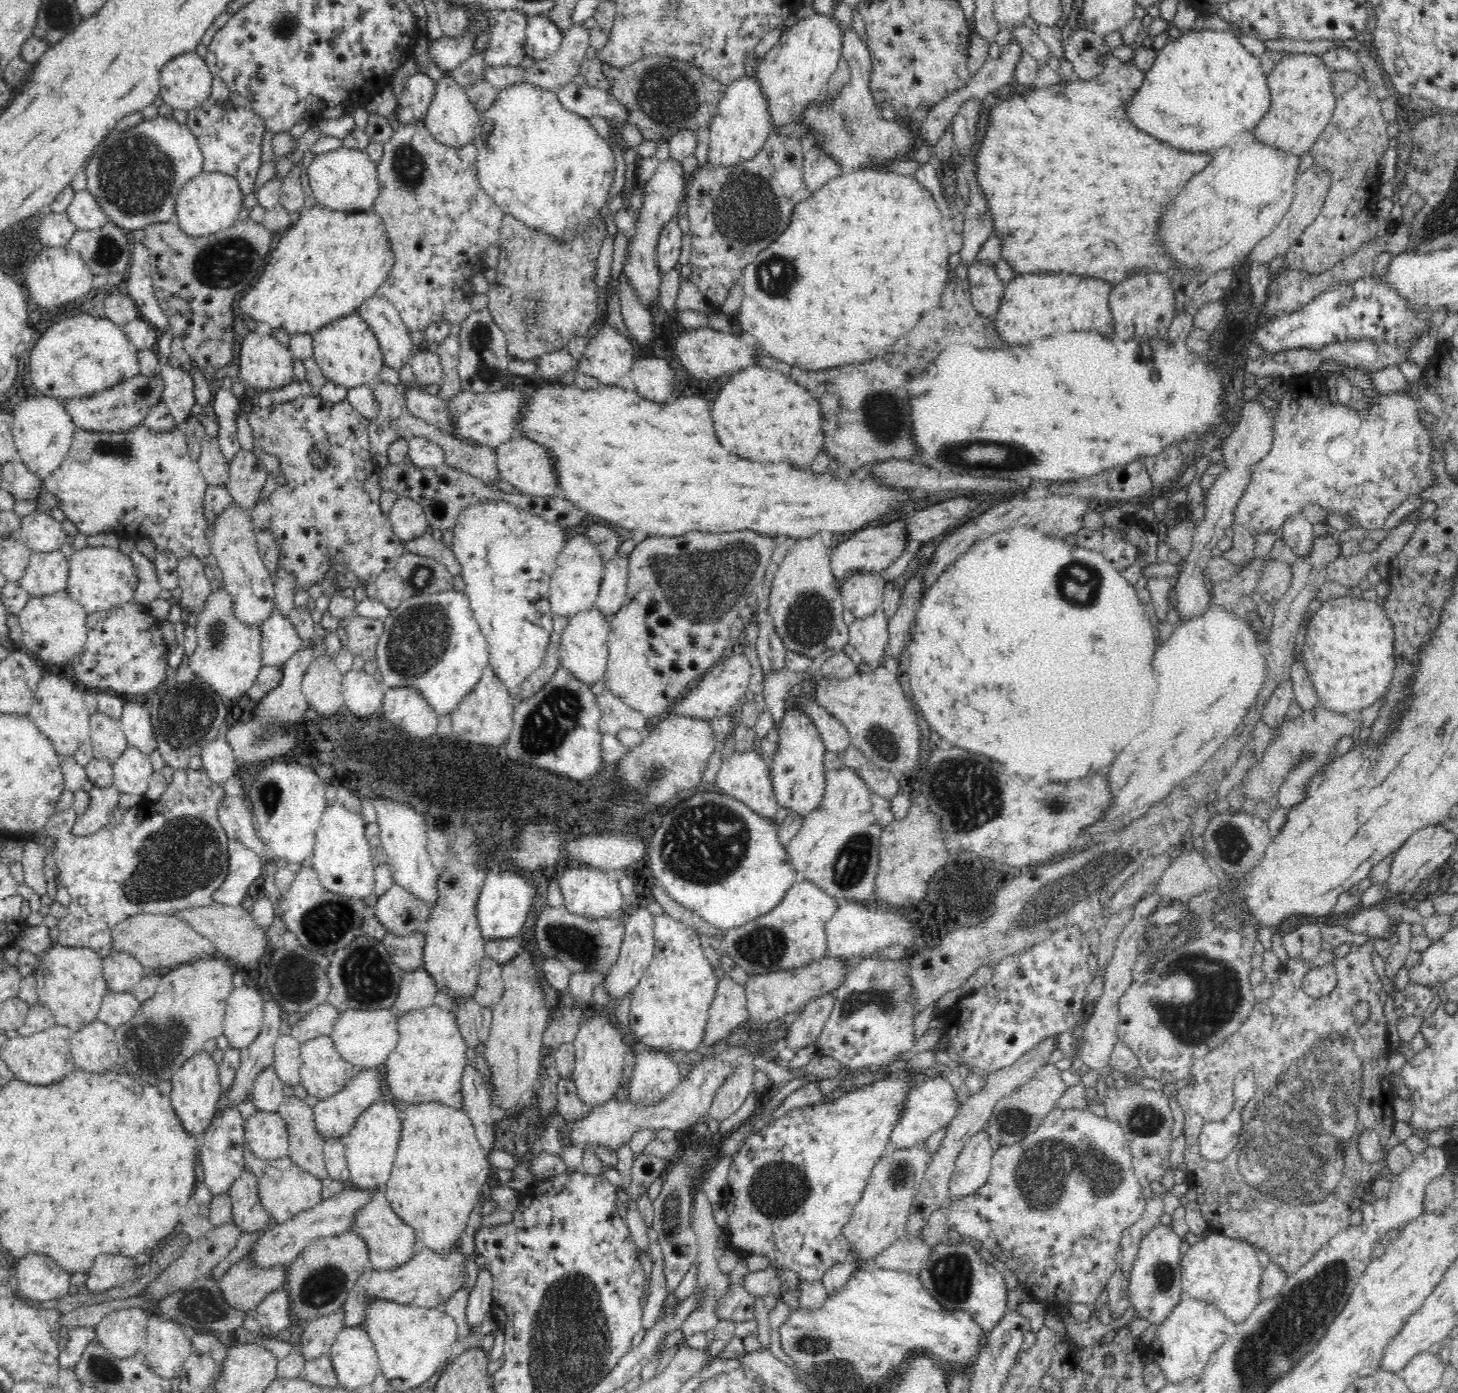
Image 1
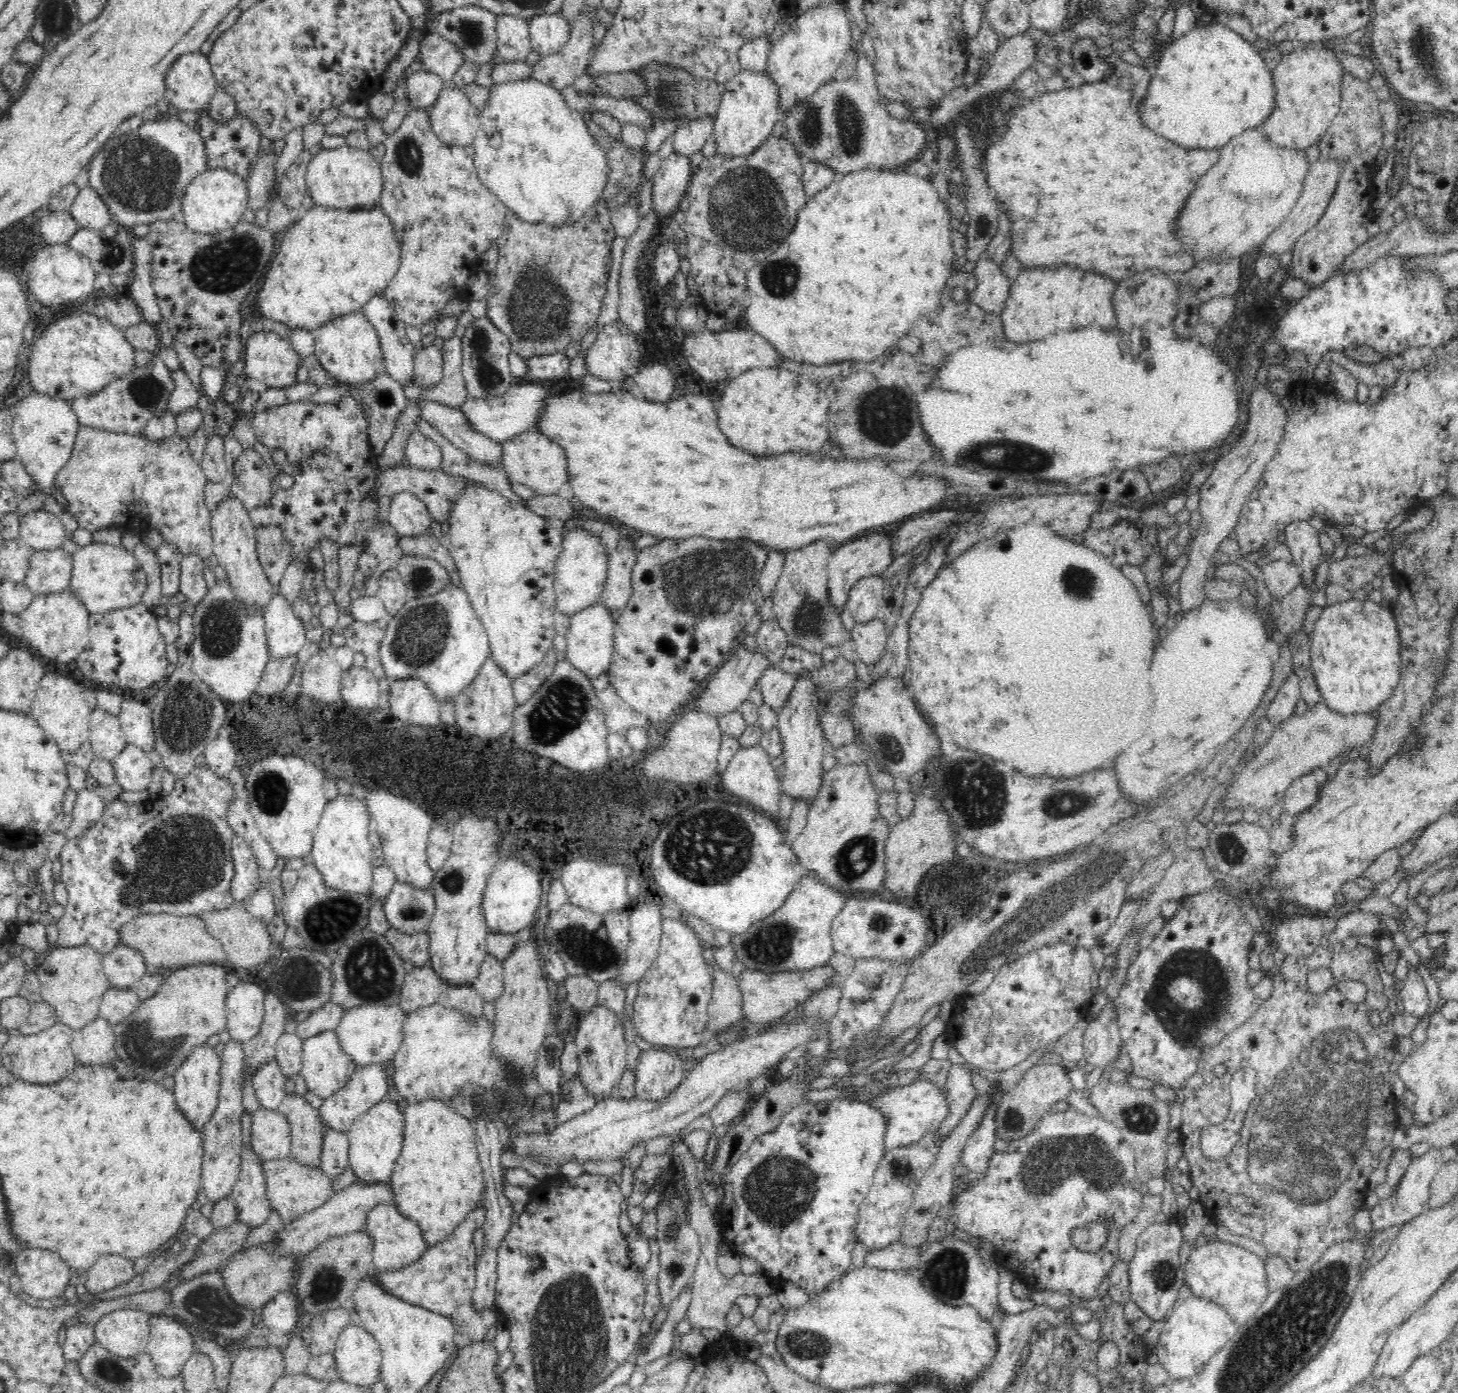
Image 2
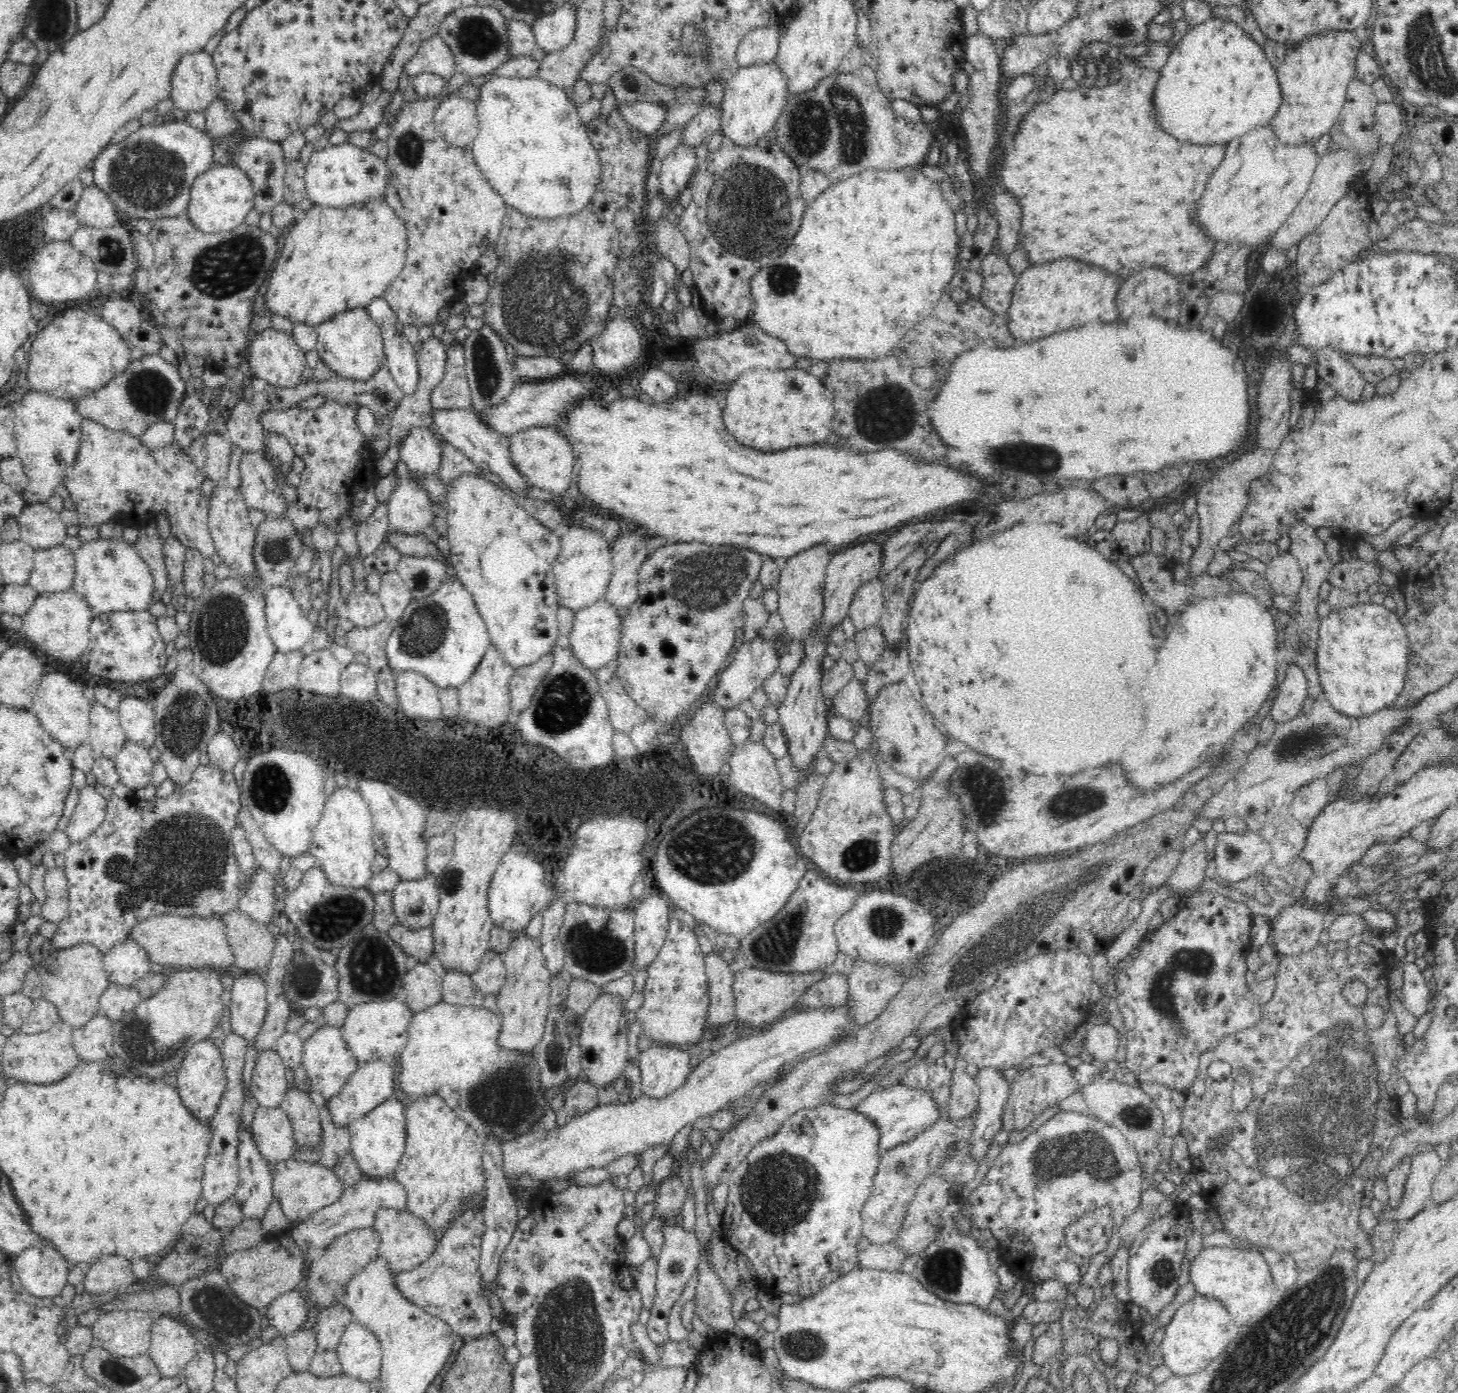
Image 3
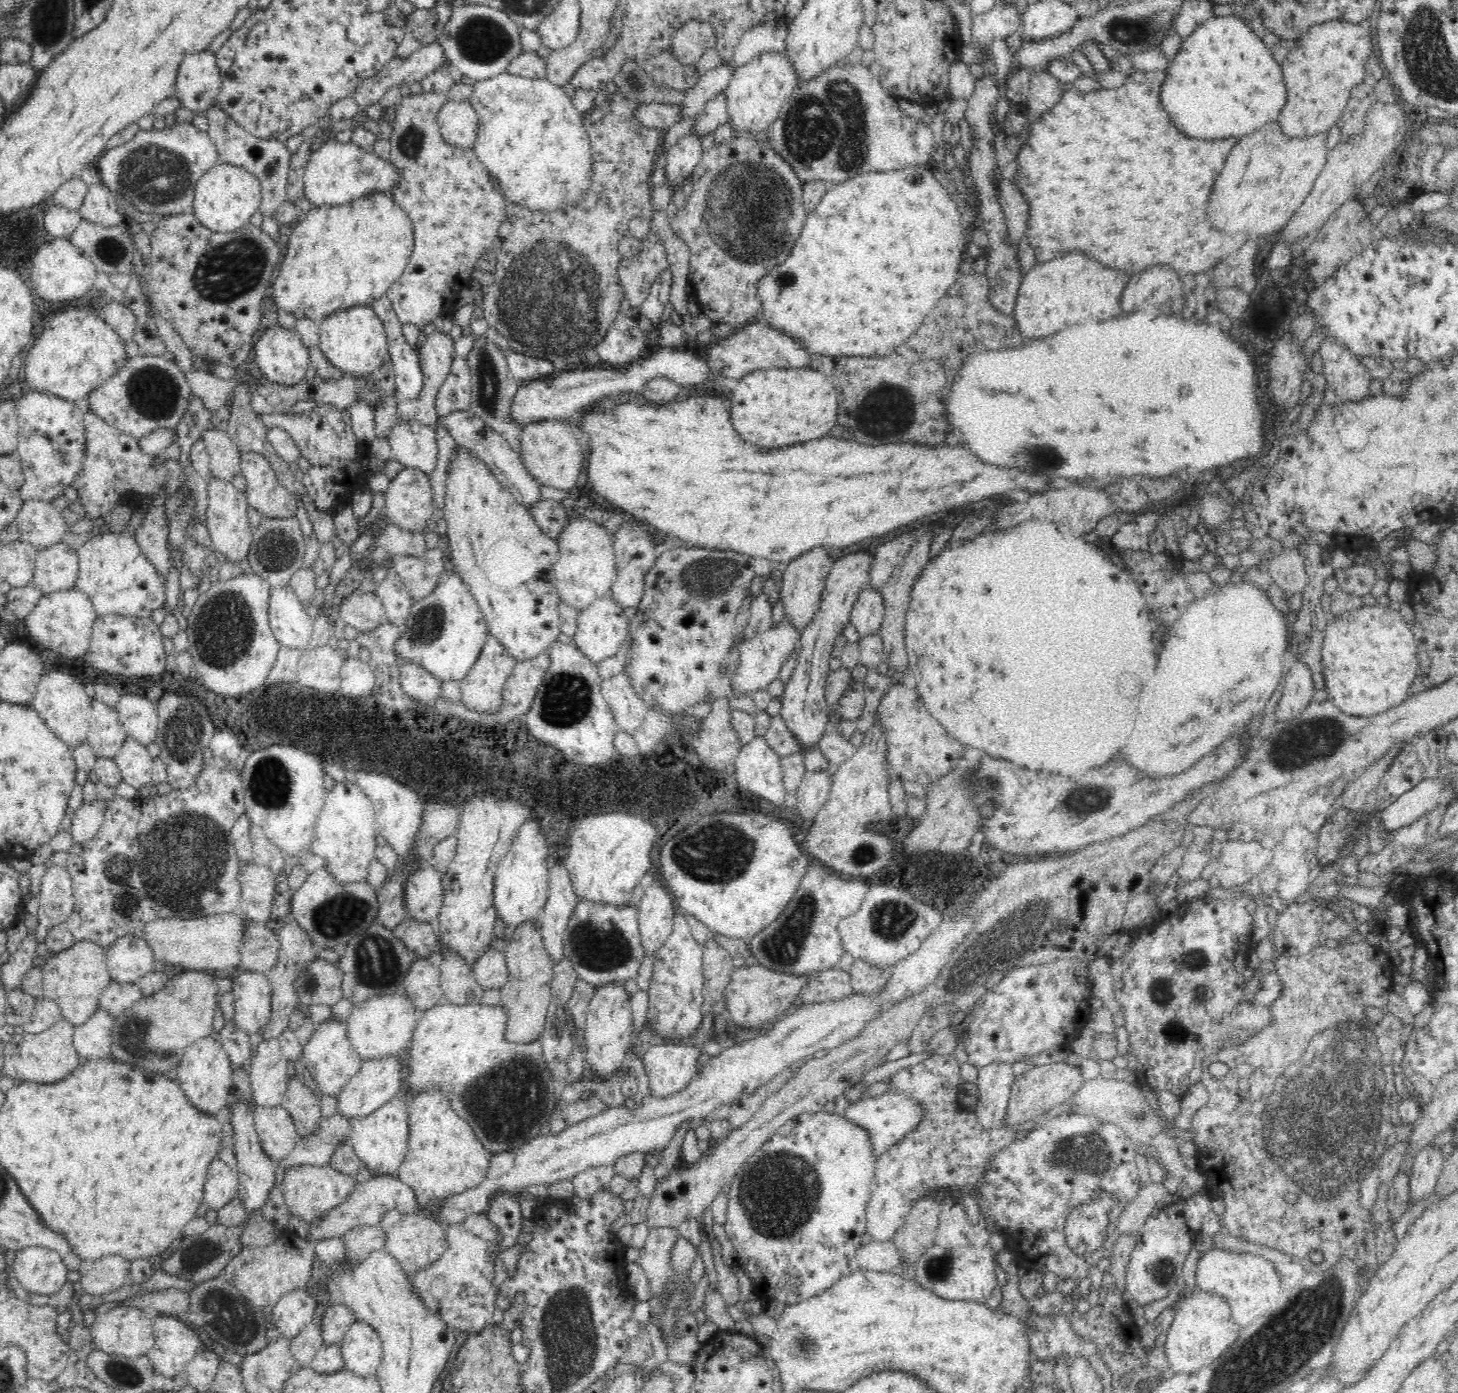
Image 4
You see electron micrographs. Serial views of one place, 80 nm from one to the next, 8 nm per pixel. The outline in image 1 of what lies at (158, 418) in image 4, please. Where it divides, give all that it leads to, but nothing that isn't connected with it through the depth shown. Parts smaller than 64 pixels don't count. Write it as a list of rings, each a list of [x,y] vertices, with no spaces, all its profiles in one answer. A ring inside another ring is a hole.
[[[138,374],[134,378],[128,378],[112,388],[104,389],[89,397],[74,397],[62,402],[66,411],[70,413],[70,418],[74,421],[78,430],[96,432],[128,432],[136,426],[145,424],[148,410],[156,406],[158,402],[163,402],[162,392],[164,392],[164,380],[162,376],[144,376]]]

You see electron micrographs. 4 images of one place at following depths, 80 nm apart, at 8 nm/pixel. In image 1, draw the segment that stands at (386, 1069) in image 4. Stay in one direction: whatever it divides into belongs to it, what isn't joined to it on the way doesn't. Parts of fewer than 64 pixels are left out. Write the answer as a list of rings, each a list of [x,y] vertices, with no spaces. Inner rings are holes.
[[[380,1066],[367,1067],[364,1070],[356,1070],[354,1076],[349,1083],[336,1094],[319,1100],[313,1107],[314,1109],[314,1125],[318,1129],[318,1133],[322,1135],[324,1141],[326,1139],[342,1138],[350,1132],[355,1120],[372,1104],[382,1098],[382,1075],[380,1075]]]

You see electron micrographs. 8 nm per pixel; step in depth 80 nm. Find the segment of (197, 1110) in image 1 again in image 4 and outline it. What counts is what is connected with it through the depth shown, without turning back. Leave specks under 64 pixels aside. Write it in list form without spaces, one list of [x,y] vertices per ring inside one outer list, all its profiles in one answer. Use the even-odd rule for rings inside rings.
[[[202,1037],[194,1041],[184,1052],[178,1065],[178,1084],[194,1107],[212,1115],[219,1116],[230,1101],[234,1087],[232,1084],[232,1063],[223,1049],[221,1041],[213,1037]]]

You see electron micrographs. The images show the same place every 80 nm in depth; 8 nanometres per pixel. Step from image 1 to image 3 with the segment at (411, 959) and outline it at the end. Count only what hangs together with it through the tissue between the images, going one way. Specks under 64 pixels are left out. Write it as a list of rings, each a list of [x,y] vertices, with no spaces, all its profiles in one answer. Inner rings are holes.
[[[396,924],[387,932],[402,951],[408,956],[414,956],[420,963],[425,963],[434,952],[434,933],[431,927],[418,930],[408,929],[404,925]]]

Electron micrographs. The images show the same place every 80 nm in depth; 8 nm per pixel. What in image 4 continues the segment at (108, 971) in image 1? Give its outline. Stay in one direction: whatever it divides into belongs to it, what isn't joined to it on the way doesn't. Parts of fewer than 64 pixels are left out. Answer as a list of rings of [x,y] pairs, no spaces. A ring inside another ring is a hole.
[[[134,934],[122,936],[108,946],[108,970],[118,982],[134,982],[154,966],[154,952],[146,940]]]

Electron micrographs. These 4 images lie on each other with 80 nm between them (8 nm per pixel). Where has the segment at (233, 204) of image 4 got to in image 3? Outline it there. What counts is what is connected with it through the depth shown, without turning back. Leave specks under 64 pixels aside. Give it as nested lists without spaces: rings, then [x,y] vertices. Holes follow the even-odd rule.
[[[214,164],[203,172],[190,188],[188,219],[197,230],[206,233],[226,233],[244,223],[244,218],[254,206],[254,187],[248,175],[236,164]]]

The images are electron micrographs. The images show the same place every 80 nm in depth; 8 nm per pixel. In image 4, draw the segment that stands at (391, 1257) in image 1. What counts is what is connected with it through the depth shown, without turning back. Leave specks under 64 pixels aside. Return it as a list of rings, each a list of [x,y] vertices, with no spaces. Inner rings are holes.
[[[390,1210],[383,1217],[380,1227],[387,1236],[383,1250],[388,1251],[391,1256],[394,1256],[394,1259],[398,1260],[406,1274],[432,1265],[447,1248],[447,1232],[444,1230],[446,1226],[417,1211],[410,1214]],[[388,1234],[392,1234],[392,1236],[388,1236]]]

